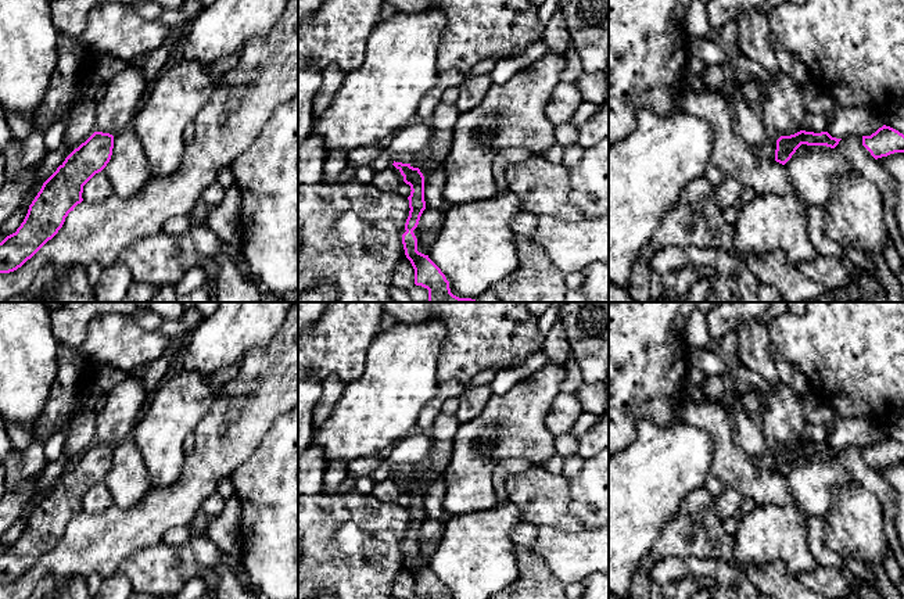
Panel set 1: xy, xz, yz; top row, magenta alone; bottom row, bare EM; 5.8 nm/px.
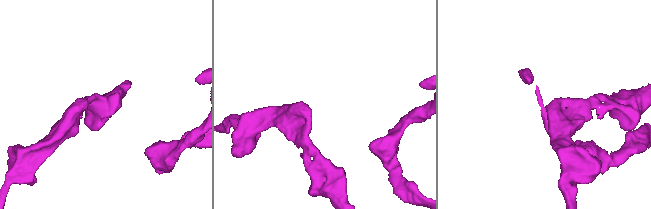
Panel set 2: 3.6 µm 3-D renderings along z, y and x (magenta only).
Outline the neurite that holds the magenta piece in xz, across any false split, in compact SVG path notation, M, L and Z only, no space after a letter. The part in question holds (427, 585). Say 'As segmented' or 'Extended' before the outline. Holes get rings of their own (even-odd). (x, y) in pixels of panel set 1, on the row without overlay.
As segmented. M392 474L403 487L403 492L410 496L409 527L405 534L405 544L402 545L402 555L406 568L415 580L415 595L424 599L449 599L449 592L441 580L428 568L417 562L417 549L413 541L417 538L420 527L426 520L424 512L424 487L419 478L410 474Z

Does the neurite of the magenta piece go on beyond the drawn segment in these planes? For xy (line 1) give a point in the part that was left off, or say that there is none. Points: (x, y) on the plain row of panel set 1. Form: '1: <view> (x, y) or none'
1: none

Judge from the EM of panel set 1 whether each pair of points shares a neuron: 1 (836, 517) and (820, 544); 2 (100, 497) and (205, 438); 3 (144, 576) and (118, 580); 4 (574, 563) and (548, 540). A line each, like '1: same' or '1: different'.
1: different
2: different
3: different
4: same

